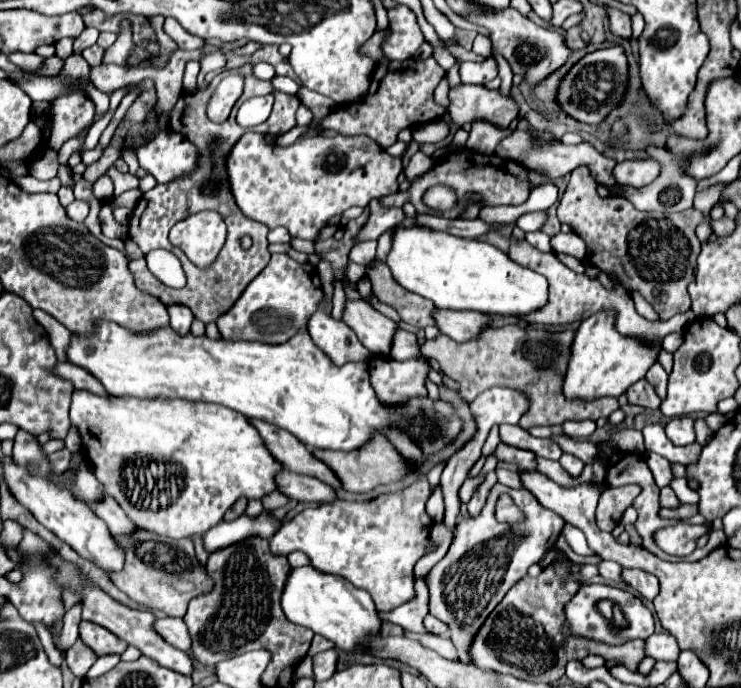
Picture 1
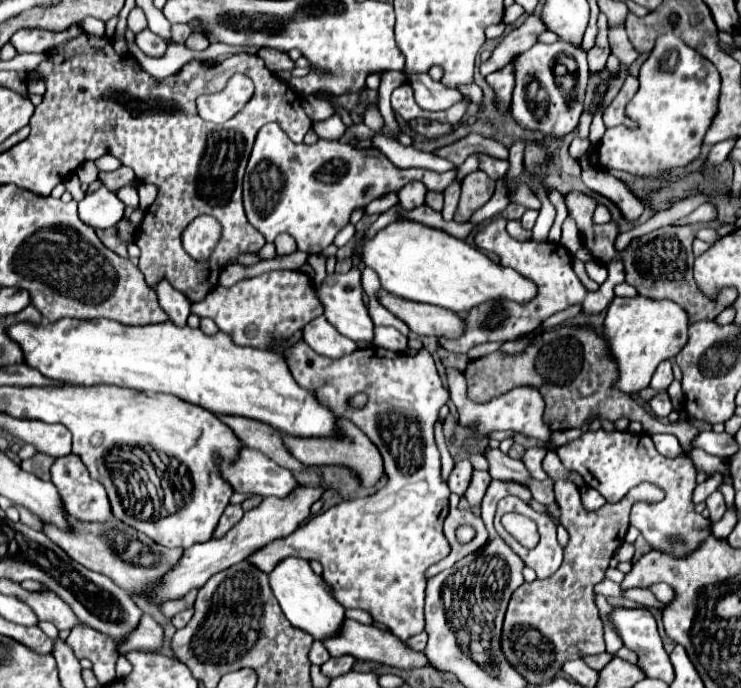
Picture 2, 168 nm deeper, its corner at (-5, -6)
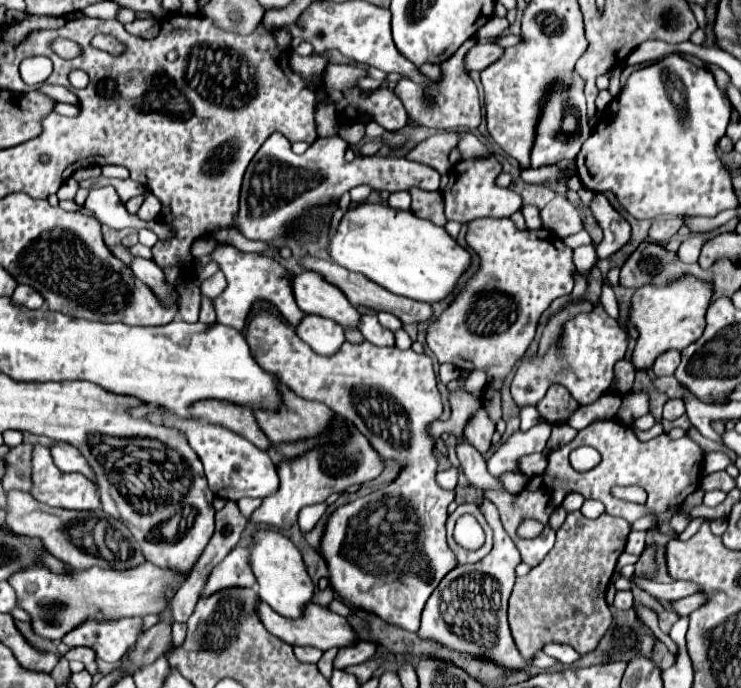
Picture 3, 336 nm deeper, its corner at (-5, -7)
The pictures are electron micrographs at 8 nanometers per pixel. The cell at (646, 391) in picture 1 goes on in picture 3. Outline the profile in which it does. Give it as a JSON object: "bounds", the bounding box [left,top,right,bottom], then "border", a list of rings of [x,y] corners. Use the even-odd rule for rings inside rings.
{"bounds":[664,399,686,421],"border":[[[670,399],[664,405],[664,419],[666,421],[674,421],[674,419],[682,417],[684,413],[686,413],[686,409],[684,409],[684,401],[682,399]]]}

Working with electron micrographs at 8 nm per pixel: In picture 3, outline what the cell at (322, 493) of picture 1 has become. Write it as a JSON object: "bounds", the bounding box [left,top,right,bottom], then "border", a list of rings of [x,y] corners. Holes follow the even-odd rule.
{"bounds":[128,403,280,501],"border":[[[142,403],[140,407],[130,407],[128,413],[134,419],[148,419],[152,425],[164,425],[164,427],[180,431],[186,437],[188,445],[194,449],[194,453],[200,457],[206,479],[208,479],[208,487],[212,489],[216,497],[238,501],[242,497],[262,499],[266,495],[276,493],[276,487],[280,485],[278,475],[276,475],[276,465],[270,461],[270,457],[262,449],[258,449],[254,443],[240,437],[238,433],[226,427],[202,421],[202,419],[172,413],[154,403]]]}

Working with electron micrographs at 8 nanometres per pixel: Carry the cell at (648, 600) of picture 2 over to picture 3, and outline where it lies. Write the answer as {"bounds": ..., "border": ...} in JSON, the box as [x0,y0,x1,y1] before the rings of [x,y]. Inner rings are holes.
{"bounds":[674,593,708,615],"border":[[[696,593],[696,595],[692,595],[692,597],[684,597],[684,599],[674,601],[674,609],[676,609],[678,615],[690,615],[692,611],[700,609],[704,603],[708,603],[708,595]]]}

